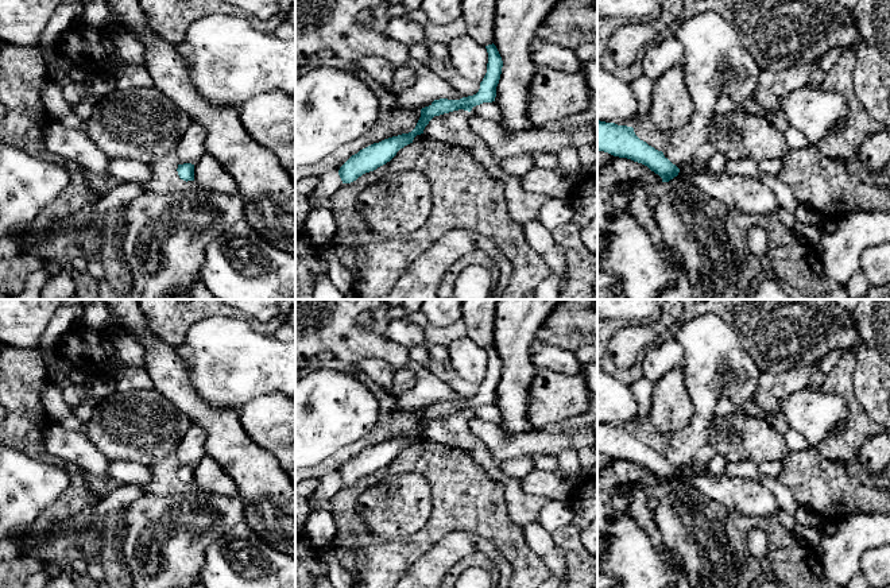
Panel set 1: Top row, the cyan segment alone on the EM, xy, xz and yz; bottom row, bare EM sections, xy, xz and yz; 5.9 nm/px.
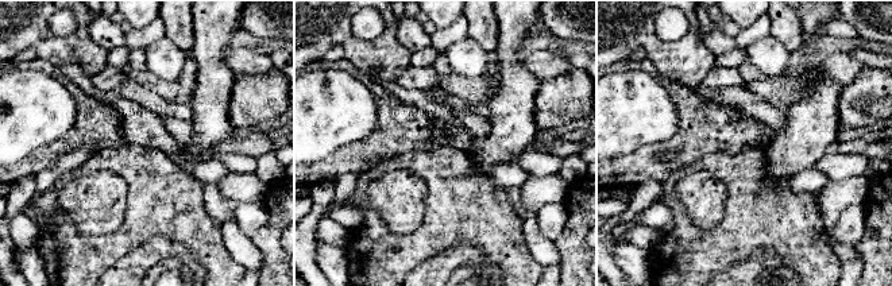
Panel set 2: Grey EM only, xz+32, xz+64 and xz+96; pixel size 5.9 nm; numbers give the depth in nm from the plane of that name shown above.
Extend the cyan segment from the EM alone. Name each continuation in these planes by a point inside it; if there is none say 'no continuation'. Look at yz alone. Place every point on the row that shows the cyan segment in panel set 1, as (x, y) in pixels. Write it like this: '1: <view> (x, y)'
no continuation

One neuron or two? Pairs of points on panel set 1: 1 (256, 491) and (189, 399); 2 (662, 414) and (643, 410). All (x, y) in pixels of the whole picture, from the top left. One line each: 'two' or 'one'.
1: one
2: two

